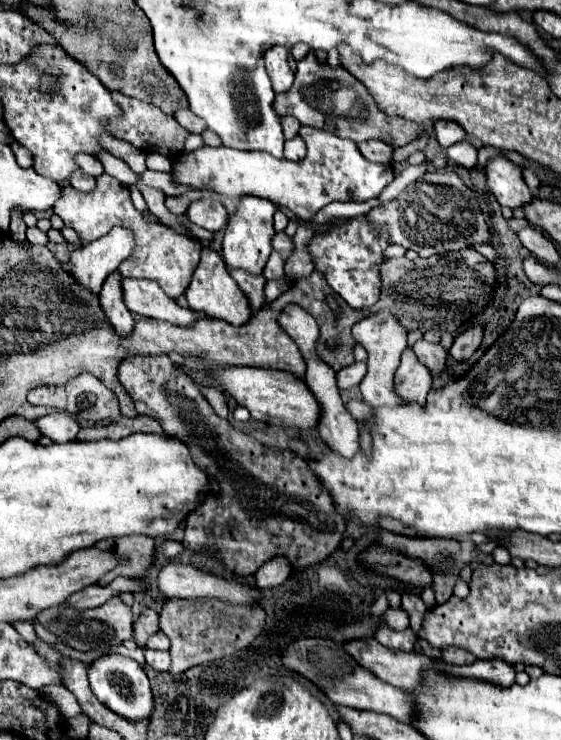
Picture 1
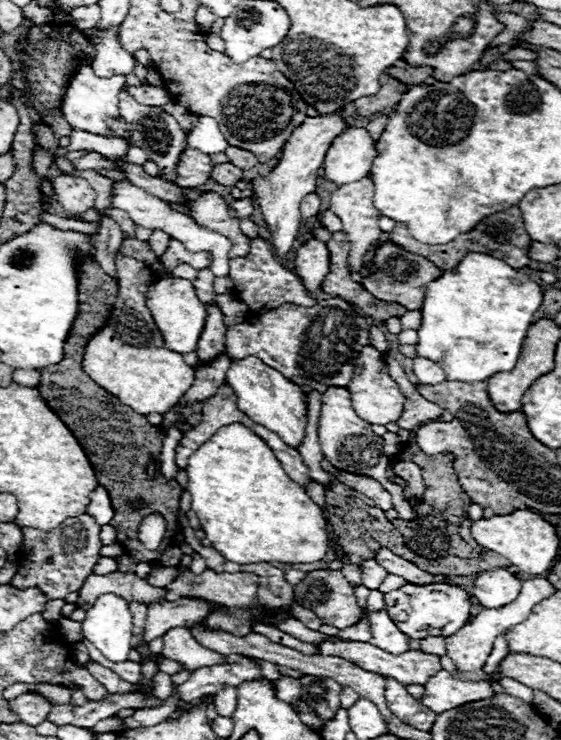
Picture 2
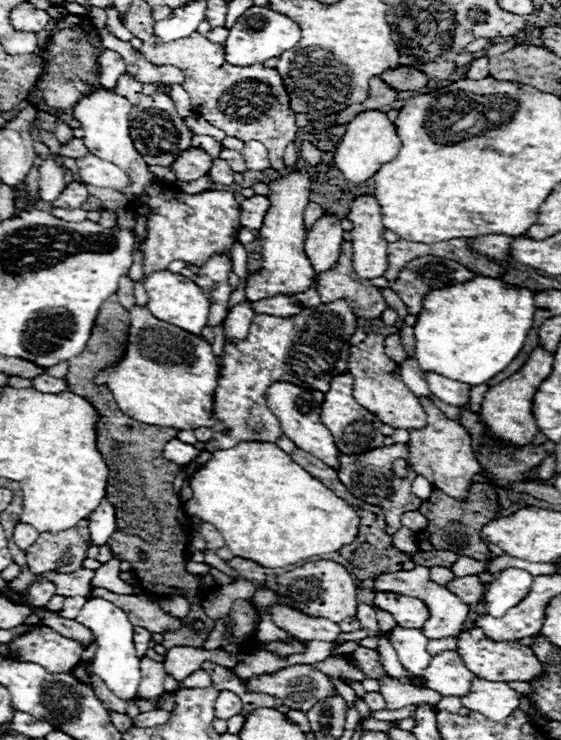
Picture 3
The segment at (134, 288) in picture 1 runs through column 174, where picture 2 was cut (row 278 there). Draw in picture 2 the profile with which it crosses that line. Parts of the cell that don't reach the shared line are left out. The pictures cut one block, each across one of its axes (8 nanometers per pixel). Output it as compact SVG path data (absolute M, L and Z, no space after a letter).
M310 238L306 244L302 244L296 252L294 264L296 274L300 276L304 288L308 292L316 292L322 288L322 282L326 274L330 272L330 252L326 242Z

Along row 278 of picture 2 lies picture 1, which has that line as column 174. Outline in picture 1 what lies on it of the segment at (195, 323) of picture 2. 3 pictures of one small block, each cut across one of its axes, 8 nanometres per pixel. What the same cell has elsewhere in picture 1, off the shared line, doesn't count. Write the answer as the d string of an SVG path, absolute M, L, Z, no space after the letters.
M302 126L298 134L308 146L304 160L276 160L264 152L202 146L198 150L184 152L172 162L172 182L192 190L214 190L226 198L240 198L244 194L258 196L278 206L286 206L296 216L310 220L330 202L366 202L370 198L378 198L394 178L390 164L372 164L364 160L352 140L342 140L332 132L310 126Z

